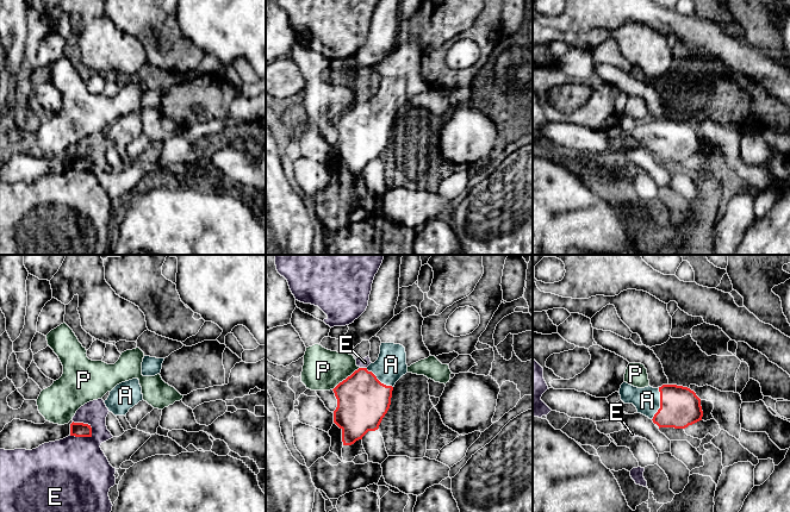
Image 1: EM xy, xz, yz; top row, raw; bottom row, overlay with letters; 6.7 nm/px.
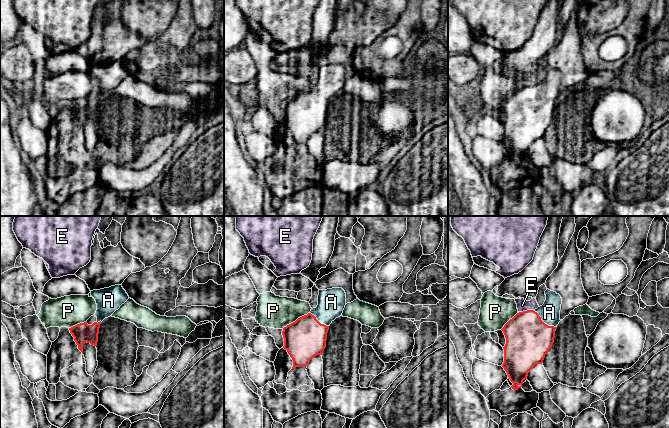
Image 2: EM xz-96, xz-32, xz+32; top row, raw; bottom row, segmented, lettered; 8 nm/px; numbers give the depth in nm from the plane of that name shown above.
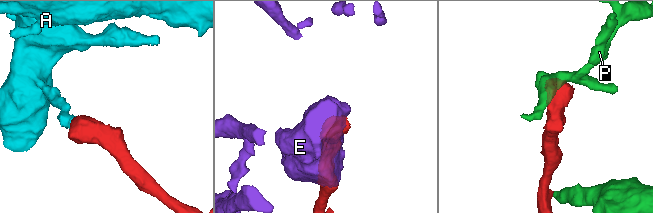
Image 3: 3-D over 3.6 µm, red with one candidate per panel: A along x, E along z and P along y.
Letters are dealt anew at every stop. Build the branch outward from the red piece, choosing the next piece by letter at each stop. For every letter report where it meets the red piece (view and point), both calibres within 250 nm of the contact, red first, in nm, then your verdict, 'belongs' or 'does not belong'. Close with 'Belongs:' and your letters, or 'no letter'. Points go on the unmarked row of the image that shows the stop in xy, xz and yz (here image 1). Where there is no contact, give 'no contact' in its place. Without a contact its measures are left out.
A: contact yz (660, 137); calibres 280 and 180 nm; belongs
E: contact xy (86, 157); calibres 100 and 320 nm; does not belong
P: contact xz (347, 111); calibres 360 and 280 nm; does not belong
Belongs: A

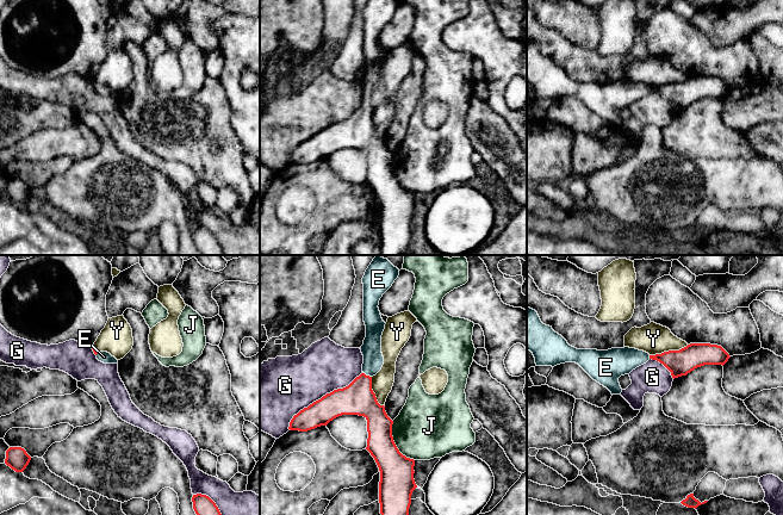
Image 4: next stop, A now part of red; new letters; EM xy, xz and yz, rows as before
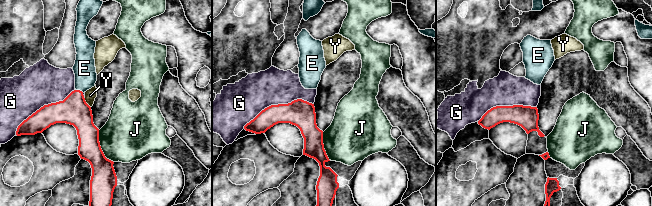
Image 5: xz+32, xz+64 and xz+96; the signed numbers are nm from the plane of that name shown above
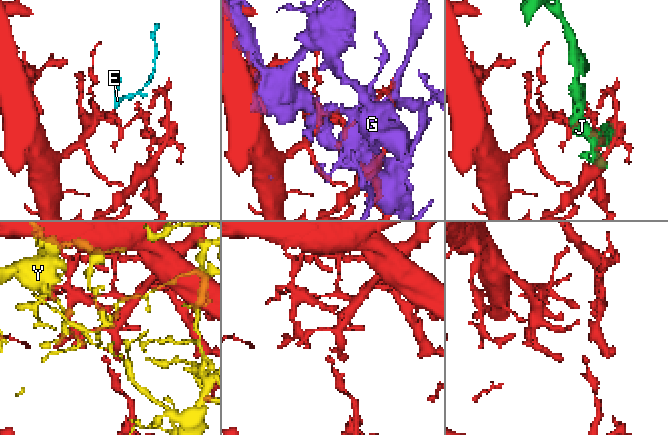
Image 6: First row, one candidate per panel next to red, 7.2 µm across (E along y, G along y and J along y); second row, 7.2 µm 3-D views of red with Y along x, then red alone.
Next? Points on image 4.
E: contact xz (367, 109); calibres 220 and 140 nm; belongs
G: contact xz (323, 129); calibres 220 and 380 nm; does not belong
J: contact xz (395, 177); calibres 220 and 420 nm; does not belong
Y: contact yz (669, 84); calibres 180 and 200 nm; does not belong
Belongs: E

